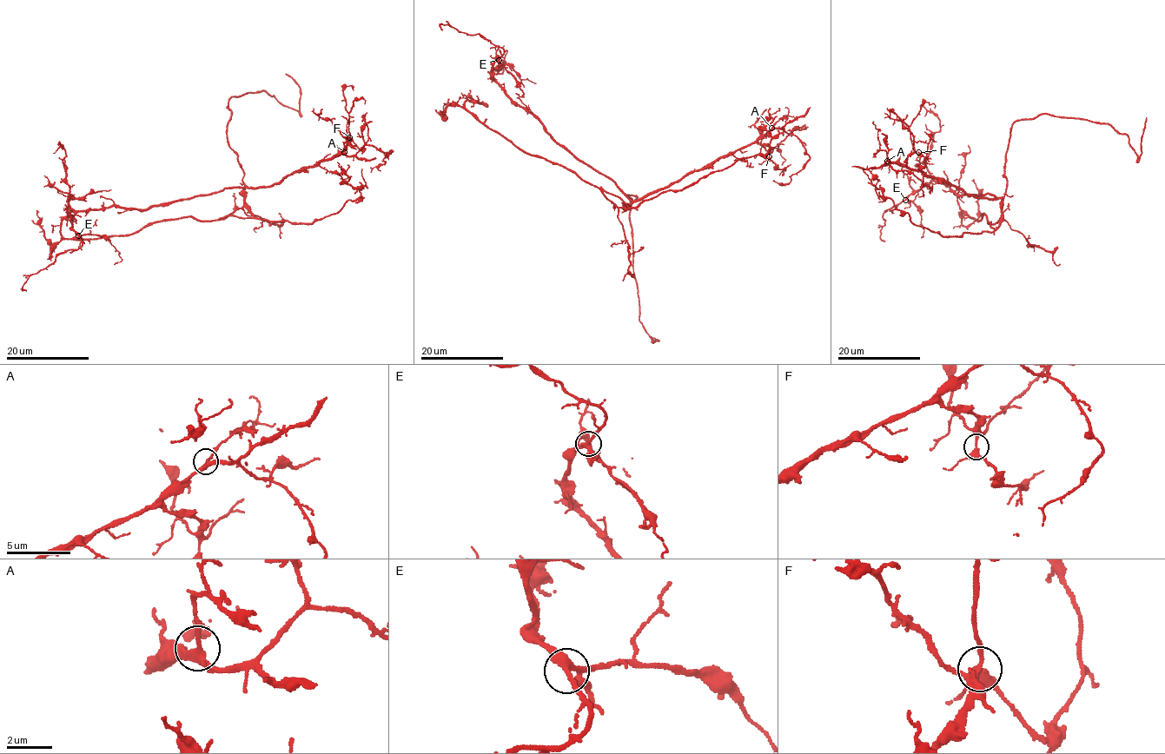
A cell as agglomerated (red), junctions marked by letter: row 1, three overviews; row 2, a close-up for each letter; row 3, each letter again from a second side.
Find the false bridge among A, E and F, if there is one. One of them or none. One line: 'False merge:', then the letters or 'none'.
False merge: none

